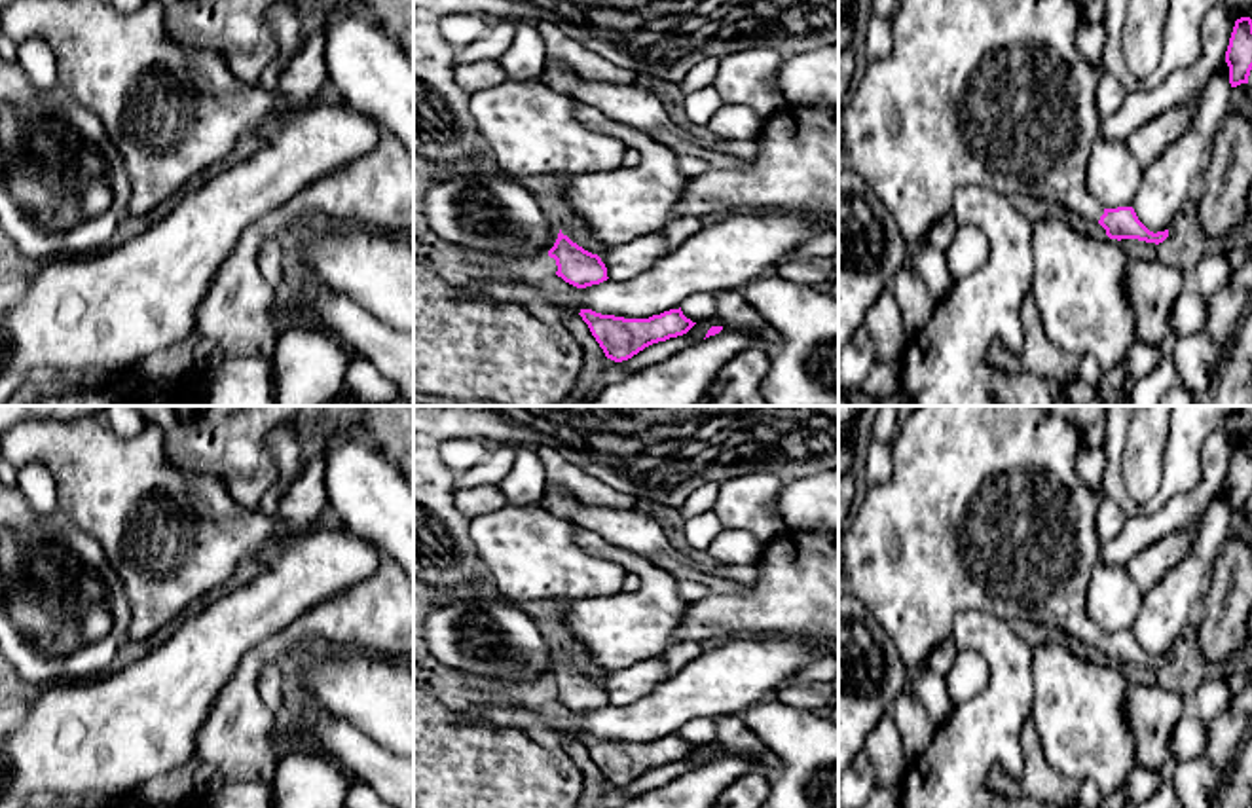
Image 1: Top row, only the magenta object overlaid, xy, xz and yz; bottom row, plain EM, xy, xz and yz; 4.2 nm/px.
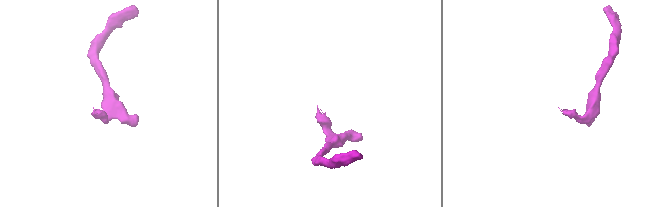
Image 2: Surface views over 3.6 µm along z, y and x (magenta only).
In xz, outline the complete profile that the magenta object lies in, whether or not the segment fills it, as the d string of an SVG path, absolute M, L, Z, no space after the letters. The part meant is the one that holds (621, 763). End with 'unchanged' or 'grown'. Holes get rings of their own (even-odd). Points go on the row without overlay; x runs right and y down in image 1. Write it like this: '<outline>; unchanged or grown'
M681 732L649 744L624 744L592 734L580 734L579 740L588 749L605 781L615 787L628 785L653 768L683 761L696 749L683 740Z; unchanged

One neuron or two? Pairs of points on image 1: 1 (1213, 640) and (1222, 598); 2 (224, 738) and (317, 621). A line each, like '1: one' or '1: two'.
1: one
2: one

